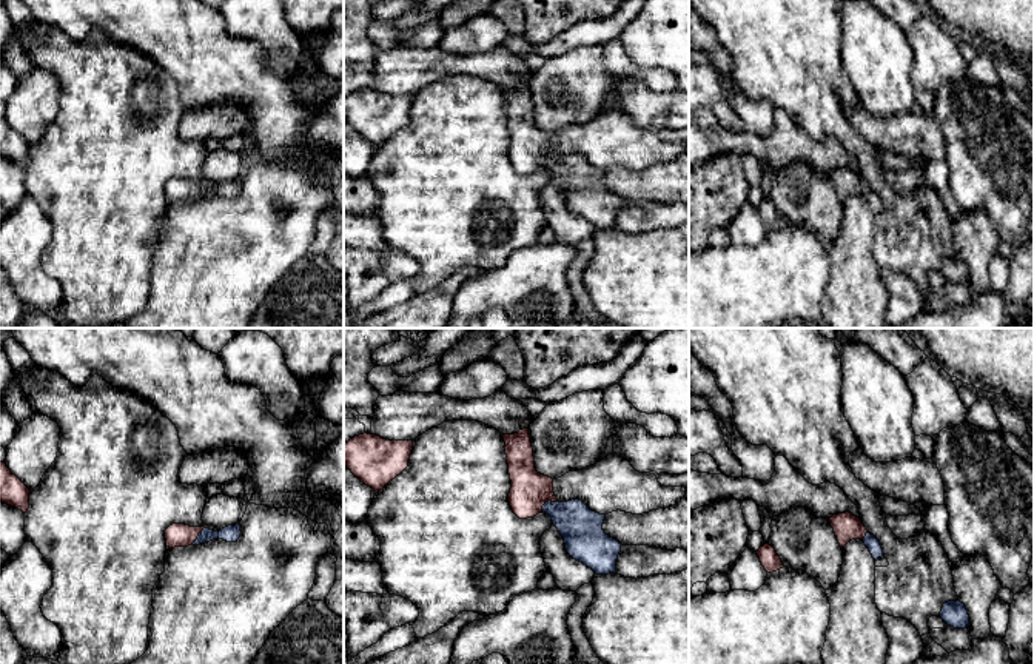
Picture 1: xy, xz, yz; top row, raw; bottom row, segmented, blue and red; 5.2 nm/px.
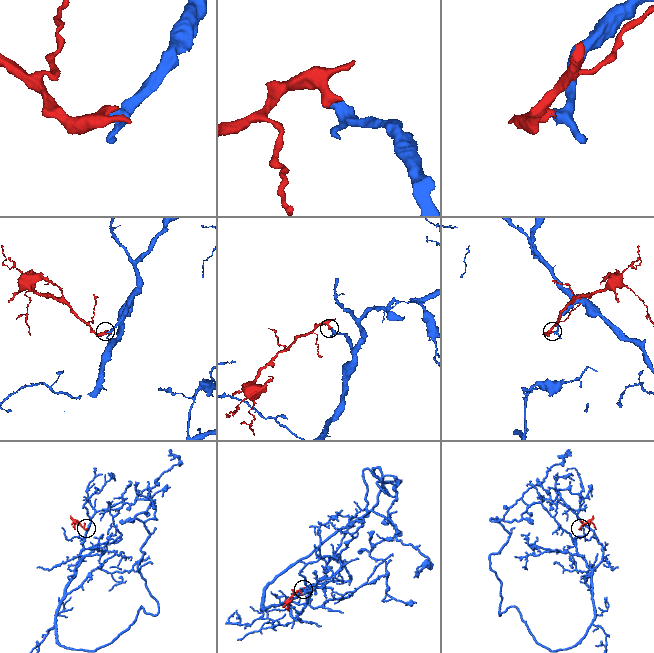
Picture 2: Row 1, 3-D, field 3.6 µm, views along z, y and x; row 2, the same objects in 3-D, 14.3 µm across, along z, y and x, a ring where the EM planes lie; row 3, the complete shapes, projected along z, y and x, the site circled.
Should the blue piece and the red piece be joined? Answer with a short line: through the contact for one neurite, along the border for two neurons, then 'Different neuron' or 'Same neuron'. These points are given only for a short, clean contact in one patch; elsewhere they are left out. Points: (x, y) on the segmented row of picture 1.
Line: xz (581, 527), (546, 503), (530, 490). Same neuron

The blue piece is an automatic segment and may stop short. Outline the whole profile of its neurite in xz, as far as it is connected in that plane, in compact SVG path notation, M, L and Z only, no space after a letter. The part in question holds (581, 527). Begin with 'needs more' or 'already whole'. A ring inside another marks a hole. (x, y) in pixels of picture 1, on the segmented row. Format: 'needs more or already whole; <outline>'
needs more; M527 428L502 434L512 488L509 502L519 519L546 513L564 538L567 553L596 575L616 573L621 544L604 533L606 515L590 510L582 501L558 502L553 479L535 468L533 447Z

